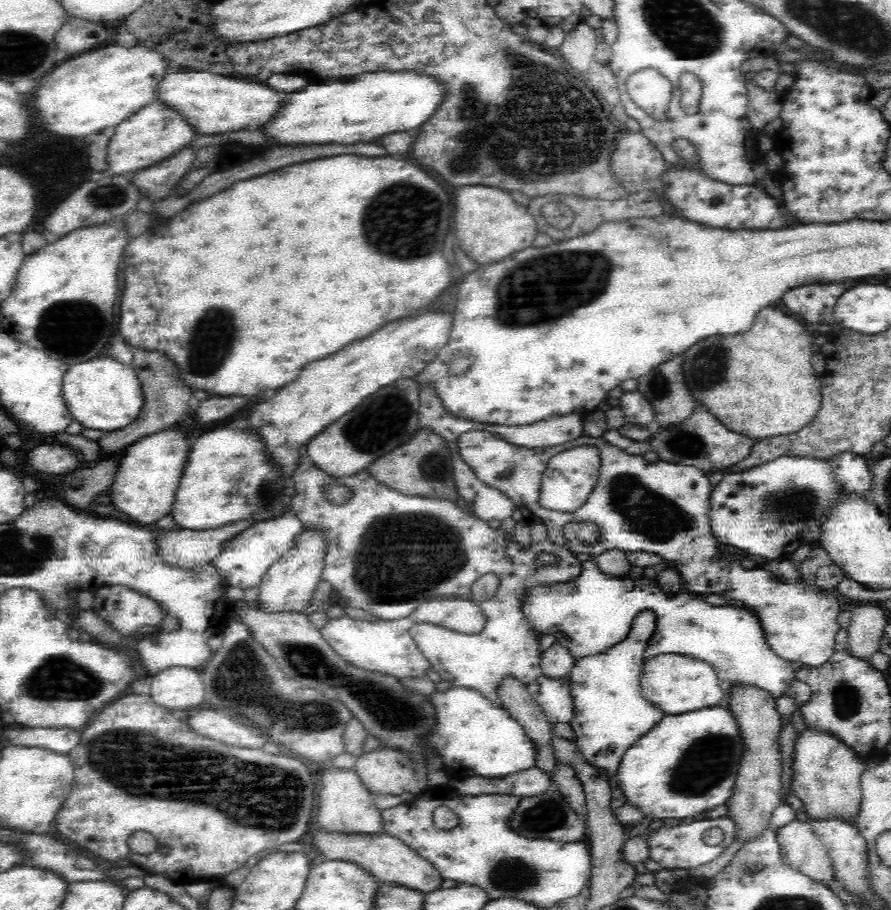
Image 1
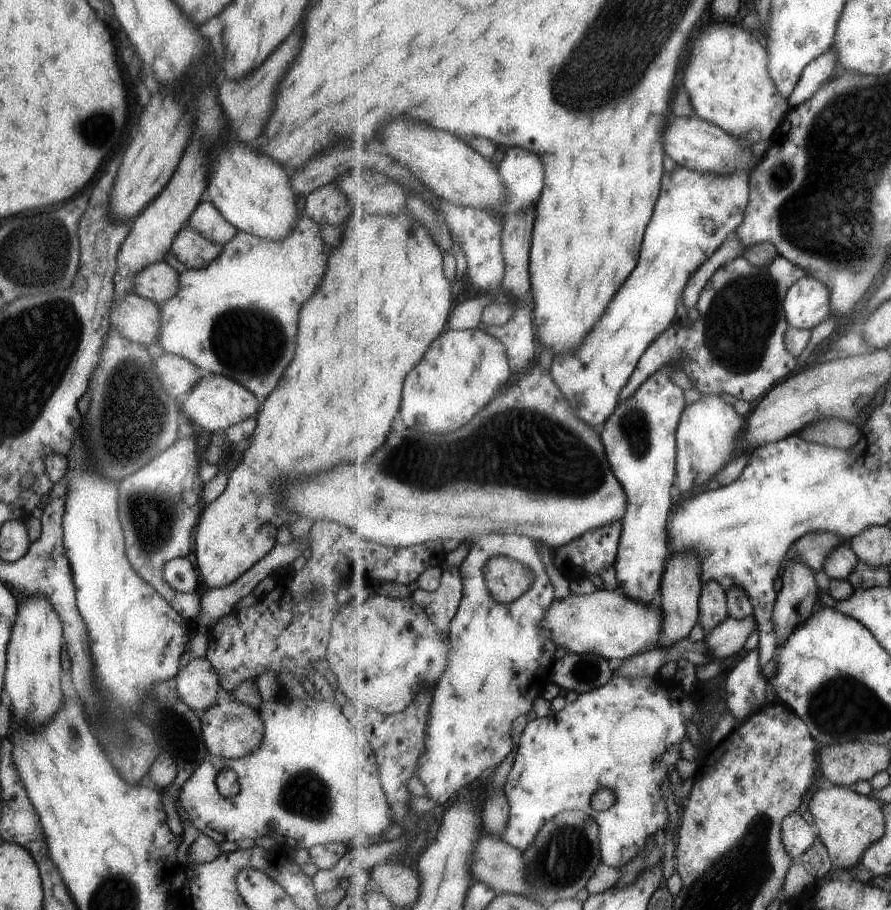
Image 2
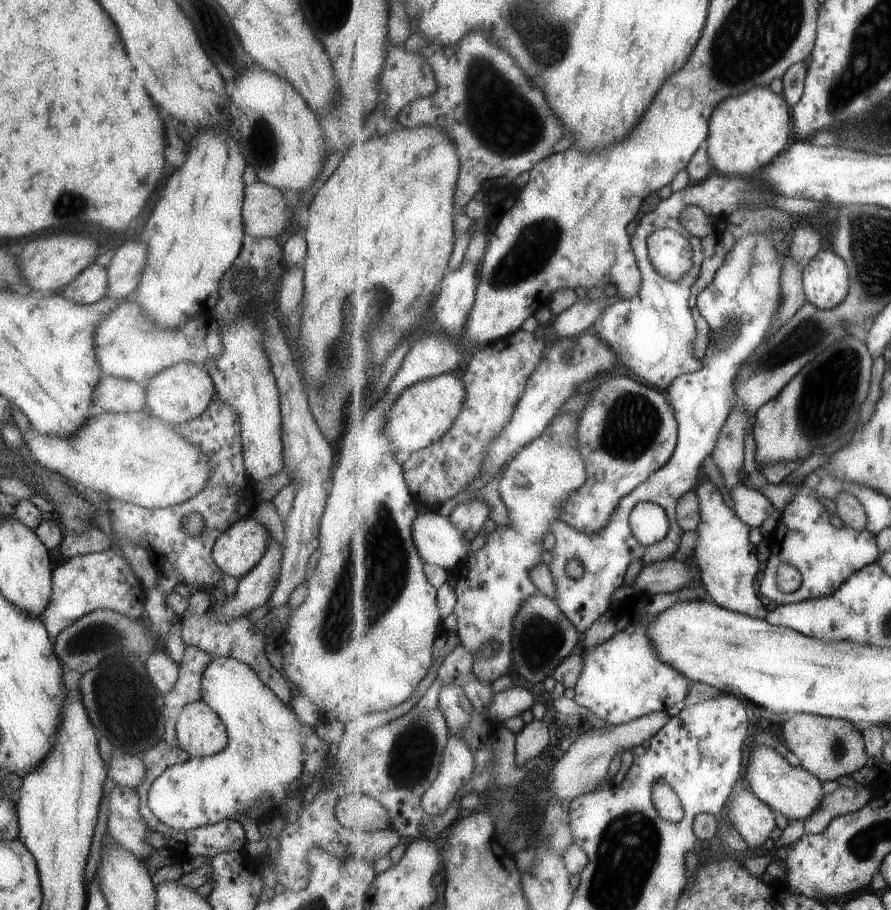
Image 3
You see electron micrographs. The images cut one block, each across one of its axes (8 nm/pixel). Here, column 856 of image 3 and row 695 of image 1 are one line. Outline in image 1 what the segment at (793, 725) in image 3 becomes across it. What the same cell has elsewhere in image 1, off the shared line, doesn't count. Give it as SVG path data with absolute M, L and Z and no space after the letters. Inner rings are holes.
M728 683L724 687L726 708L732 713L737 724L744 748L736 785L726 806L728 807L728 818L732 818L739 826L735 838L740 838L740 841L744 842L755 837L762 829L771 826L772 812L784 802L781 797L780 781L783 763L782 752L780 752L780 730L783 727L783 722L782 715L776 709L776 698L764 689L758 688L756 685L744 685L744 683Z

